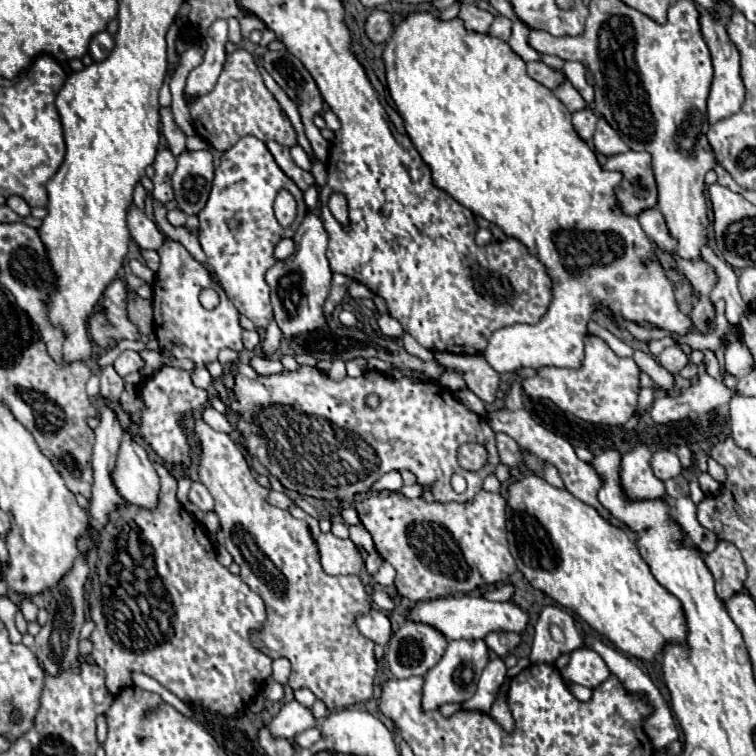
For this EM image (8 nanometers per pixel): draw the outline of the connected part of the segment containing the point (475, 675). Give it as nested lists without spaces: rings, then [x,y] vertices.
[[[482,639],[476,641],[450,641],[446,647],[446,653],[434,665],[426,675],[424,675],[424,687],[422,687],[422,709],[424,711],[434,711],[442,707],[444,703],[464,703],[476,693],[476,685],[480,679],[482,669],[488,663],[488,647]]]

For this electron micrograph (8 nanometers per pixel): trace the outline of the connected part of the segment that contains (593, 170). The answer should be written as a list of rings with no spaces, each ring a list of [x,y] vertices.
[[[412,11],[408,13],[398,25],[394,25],[390,39],[386,41],[386,47],[382,51],[382,61],[386,67],[386,81],[388,81],[388,91],[390,97],[394,95],[394,105],[396,111],[400,113],[400,117],[404,119],[404,127],[406,133],[410,135],[414,147],[418,149],[418,153],[422,155],[422,159],[428,163],[428,167],[432,169],[432,179],[438,187],[442,187],[446,193],[450,193],[458,203],[462,203],[464,207],[468,207],[474,215],[484,217],[486,221],[492,221],[496,225],[502,227],[502,231],[508,237],[516,237],[520,239],[532,255],[536,255],[548,269],[548,275],[554,281],[552,287],[552,303],[548,313],[540,319],[540,323],[536,325],[512,325],[512,327],[504,327],[492,333],[492,337],[488,339],[488,347],[482,353],[482,357],[488,361],[488,365],[500,373],[514,373],[520,367],[546,367],[546,365],[554,365],[554,367],[580,367],[582,363],[582,355],[584,355],[584,337],[588,335],[588,321],[592,311],[602,303],[606,307],[610,307],[614,313],[622,315],[628,321],[648,321],[652,325],[658,325],[660,329],[666,331],[692,331],[692,321],[688,315],[684,315],[678,307],[676,307],[676,299],[674,299],[674,291],[670,281],[666,279],[662,267],[656,261],[656,255],[652,253],[652,243],[646,237],[646,233],[642,231],[640,223],[636,221],[636,217],[628,217],[622,211],[612,209],[616,205],[616,197],[614,197],[614,187],[622,181],[622,175],[616,171],[606,171],[600,167],[596,153],[576,135],[572,121],[570,121],[570,113],[564,109],[564,105],[554,97],[554,93],[540,85],[538,81],[532,81],[532,77],[528,77],[526,73],[526,63],[512,51],[512,47],[506,41],[500,41],[488,33],[472,33],[464,27],[464,21],[450,19],[450,21],[442,21],[436,13],[432,11]]]

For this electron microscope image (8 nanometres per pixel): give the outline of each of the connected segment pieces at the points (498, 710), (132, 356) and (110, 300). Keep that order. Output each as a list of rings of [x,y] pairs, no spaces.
[[[500,695],[500,697],[494,701],[494,705],[492,705],[492,709],[490,709],[490,717],[492,717],[504,731],[508,731],[508,733],[514,729],[514,719],[512,719],[512,713],[510,713],[510,709],[508,709],[506,695]]]
[[[124,351],[114,361],[114,369],[120,377],[126,377],[130,373],[138,373],[142,367],[144,367],[144,361],[140,359],[140,355],[136,351]]]
[[[116,277],[102,293],[100,299],[102,309],[98,313],[88,315],[86,329],[90,339],[98,347],[108,349],[122,339],[130,341],[140,339],[138,327],[126,315],[126,299],[128,299],[128,283],[126,279]]]

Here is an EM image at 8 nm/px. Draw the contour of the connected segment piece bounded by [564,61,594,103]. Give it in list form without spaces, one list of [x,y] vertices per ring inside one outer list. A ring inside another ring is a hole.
[[[564,61],[564,73],[566,73],[568,81],[574,85],[574,89],[582,95],[582,99],[584,99],[586,103],[592,103],[592,101],[594,101],[594,89],[592,89],[592,85],[586,81],[584,65],[582,65],[582,63],[576,63],[576,61]]]

